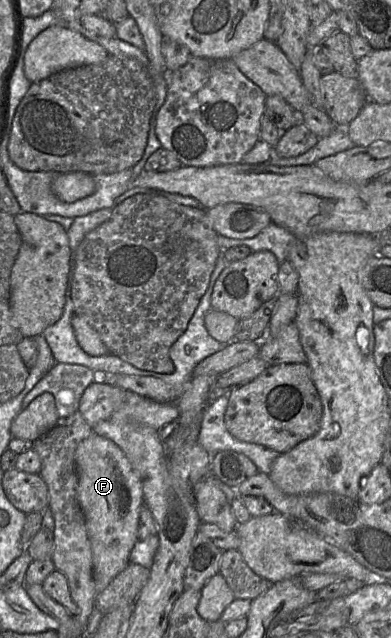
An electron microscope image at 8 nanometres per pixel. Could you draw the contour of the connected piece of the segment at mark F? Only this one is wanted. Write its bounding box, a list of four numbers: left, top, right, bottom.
[74,432,142,592]

